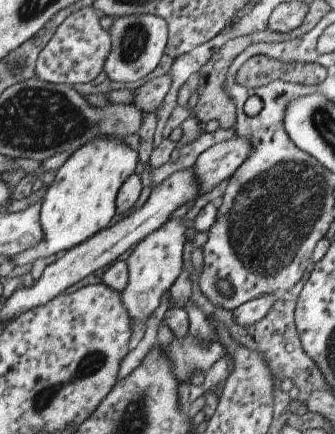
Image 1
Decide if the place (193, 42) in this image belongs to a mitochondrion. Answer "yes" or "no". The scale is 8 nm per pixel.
no

